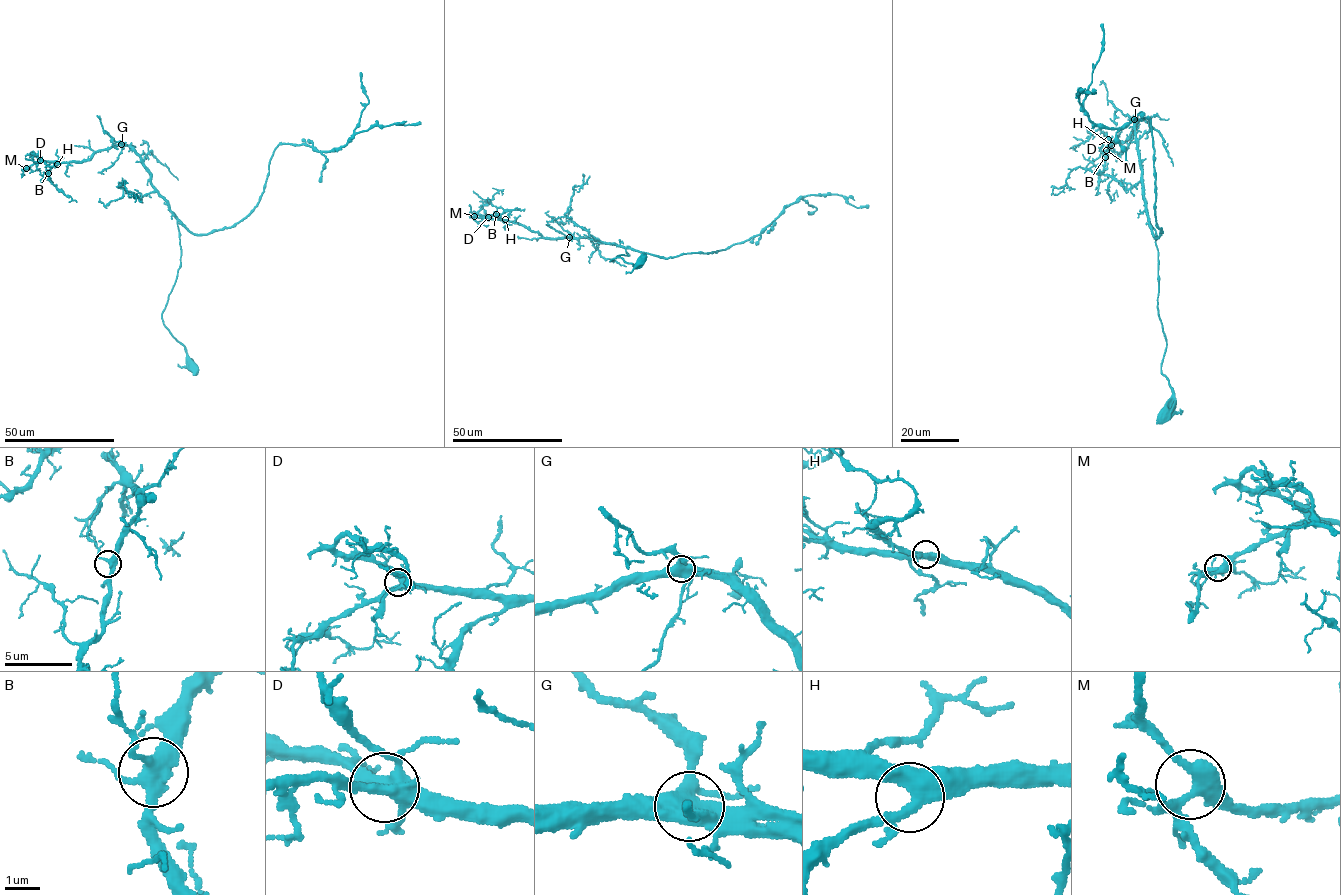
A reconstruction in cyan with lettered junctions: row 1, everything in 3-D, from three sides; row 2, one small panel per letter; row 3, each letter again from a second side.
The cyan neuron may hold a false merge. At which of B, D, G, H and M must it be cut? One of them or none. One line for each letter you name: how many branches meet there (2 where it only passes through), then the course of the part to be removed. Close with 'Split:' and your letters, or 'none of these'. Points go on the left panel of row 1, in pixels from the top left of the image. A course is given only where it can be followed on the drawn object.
Split: none of these

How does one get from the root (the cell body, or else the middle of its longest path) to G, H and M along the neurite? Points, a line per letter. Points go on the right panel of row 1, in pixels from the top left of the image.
G: (1162, 416), (1173, 389), (1161, 372), (1166, 338), (1157, 308), (1158, 252), (1143, 195), (1135, 119)
H: (1162, 416), (1173, 389), (1161, 372), (1166, 338), (1157, 308), (1158, 252), (1136, 120), (1124, 141), (1111, 145)
M: (1162, 416), (1173, 389), (1161, 372), (1158, 252), (1136, 120), (1106, 150)

